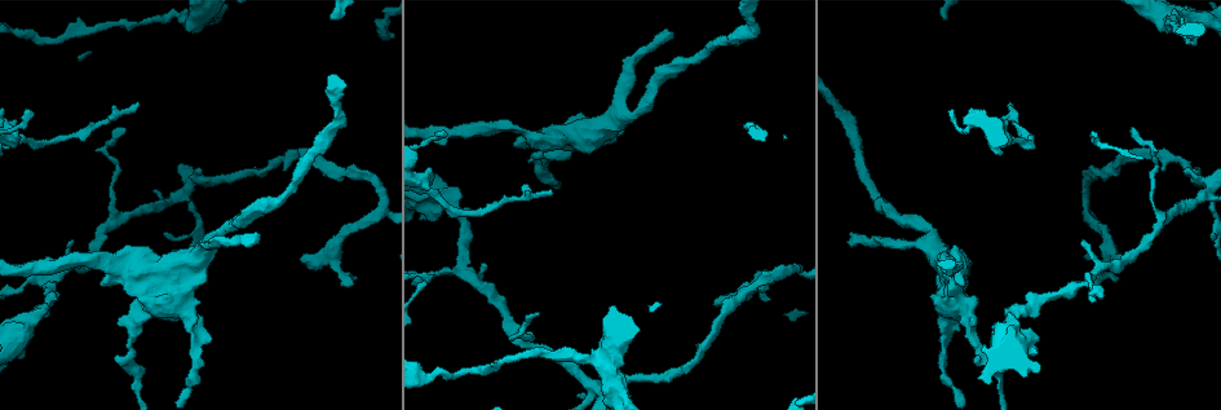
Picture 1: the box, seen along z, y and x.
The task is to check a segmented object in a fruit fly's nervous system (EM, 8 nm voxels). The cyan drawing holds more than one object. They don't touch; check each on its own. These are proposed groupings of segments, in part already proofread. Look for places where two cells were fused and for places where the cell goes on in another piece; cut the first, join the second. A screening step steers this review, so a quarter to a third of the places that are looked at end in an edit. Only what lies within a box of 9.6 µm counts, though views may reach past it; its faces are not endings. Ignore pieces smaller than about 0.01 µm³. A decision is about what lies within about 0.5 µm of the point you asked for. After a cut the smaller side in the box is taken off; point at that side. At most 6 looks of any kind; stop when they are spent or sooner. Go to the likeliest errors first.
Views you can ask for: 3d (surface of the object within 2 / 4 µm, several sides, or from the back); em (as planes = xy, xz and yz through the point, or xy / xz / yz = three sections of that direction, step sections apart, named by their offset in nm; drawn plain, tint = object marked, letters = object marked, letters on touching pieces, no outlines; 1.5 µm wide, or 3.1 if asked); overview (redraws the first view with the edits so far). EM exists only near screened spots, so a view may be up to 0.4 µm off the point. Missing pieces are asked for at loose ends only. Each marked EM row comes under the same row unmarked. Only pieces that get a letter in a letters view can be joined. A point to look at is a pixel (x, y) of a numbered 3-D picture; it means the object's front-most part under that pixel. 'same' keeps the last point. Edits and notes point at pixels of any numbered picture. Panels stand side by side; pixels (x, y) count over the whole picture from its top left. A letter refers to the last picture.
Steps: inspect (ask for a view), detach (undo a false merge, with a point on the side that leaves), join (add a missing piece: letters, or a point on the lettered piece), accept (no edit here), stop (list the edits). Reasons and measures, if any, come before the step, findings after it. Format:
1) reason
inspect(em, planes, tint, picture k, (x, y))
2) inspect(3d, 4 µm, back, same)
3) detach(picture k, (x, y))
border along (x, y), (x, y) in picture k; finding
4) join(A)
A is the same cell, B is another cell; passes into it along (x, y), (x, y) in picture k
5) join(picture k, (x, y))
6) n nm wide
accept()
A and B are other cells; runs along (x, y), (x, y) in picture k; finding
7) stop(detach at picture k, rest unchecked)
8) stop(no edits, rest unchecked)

an open end
inspect(em, xz, step 4, tint, picture 1, (672, 31))

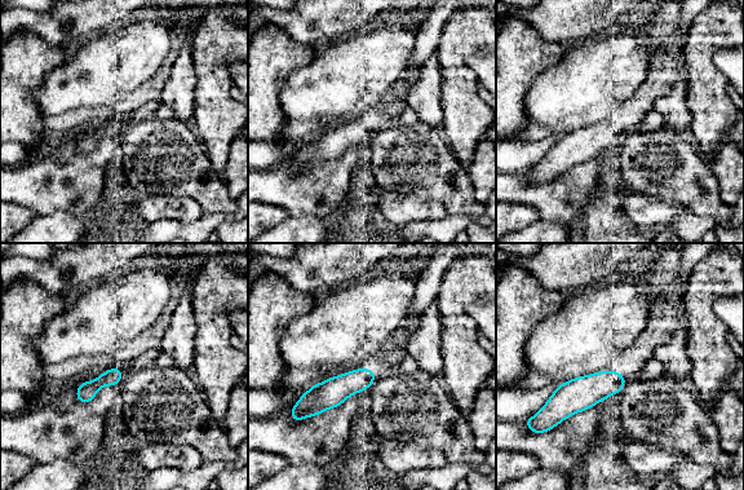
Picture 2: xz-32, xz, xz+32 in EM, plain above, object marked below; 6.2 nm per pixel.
another direction
inspect(em, planes, letters, same)

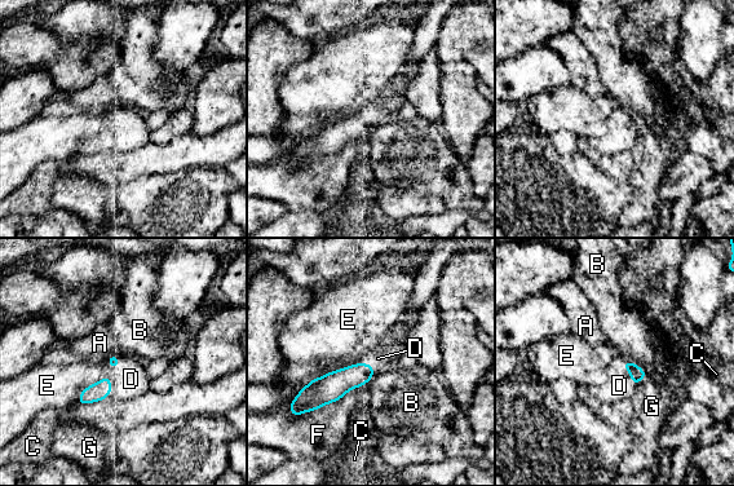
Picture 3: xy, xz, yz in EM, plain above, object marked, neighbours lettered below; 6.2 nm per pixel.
join(D)
D is the same cell, A, B, C, E, F and G are other cells; it goes on there

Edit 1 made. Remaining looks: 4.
inspect(overview)

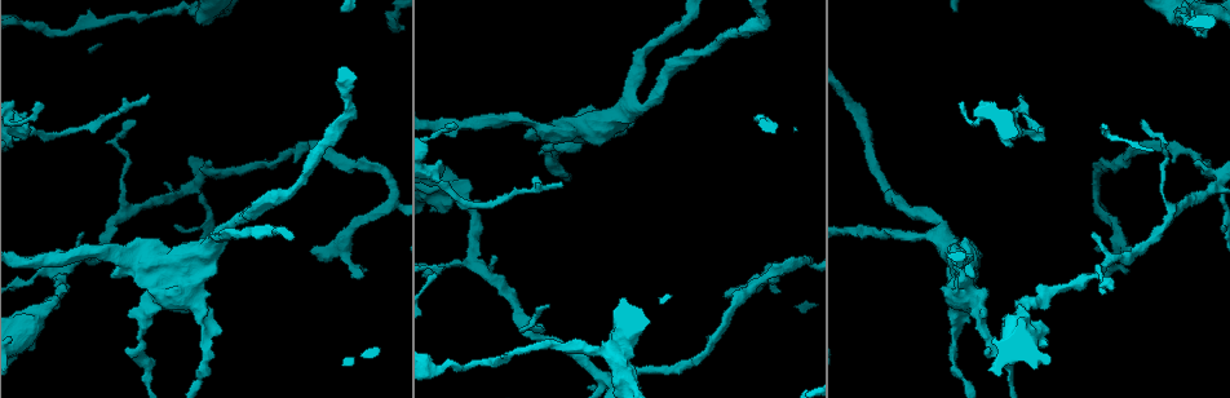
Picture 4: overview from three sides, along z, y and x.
free end
inspect(em, planes, letters, picture 4, (367, 270))

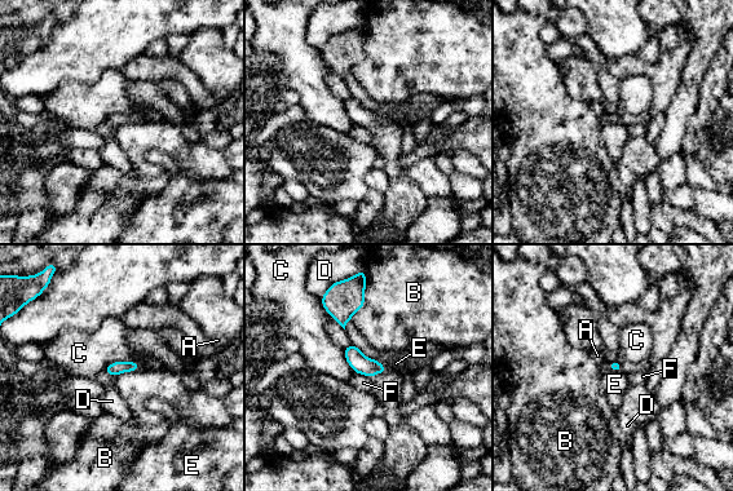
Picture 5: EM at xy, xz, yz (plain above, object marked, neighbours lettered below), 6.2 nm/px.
B touches over 260 nm
accept()
A, B, C, D, E and F are other cells; border along (138, 368), (123, 371), (116, 376) in picture 5; none of them fits

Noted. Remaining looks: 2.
three-way junction
inspect(em, planes, letters, picture 4, (474, 253))

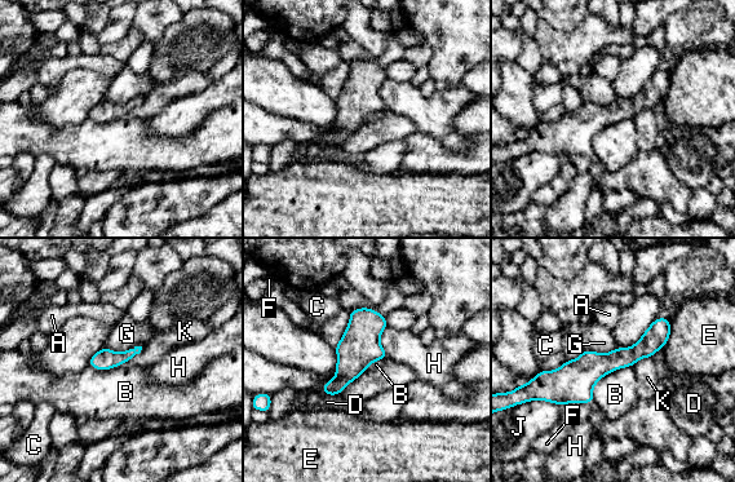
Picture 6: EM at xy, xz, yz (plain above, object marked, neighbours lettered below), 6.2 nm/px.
accept()
A, B, C, D, E, F, G, H, J and K are other cells; all the same cell

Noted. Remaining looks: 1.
stop(join at picture 3, rest unchecked)

